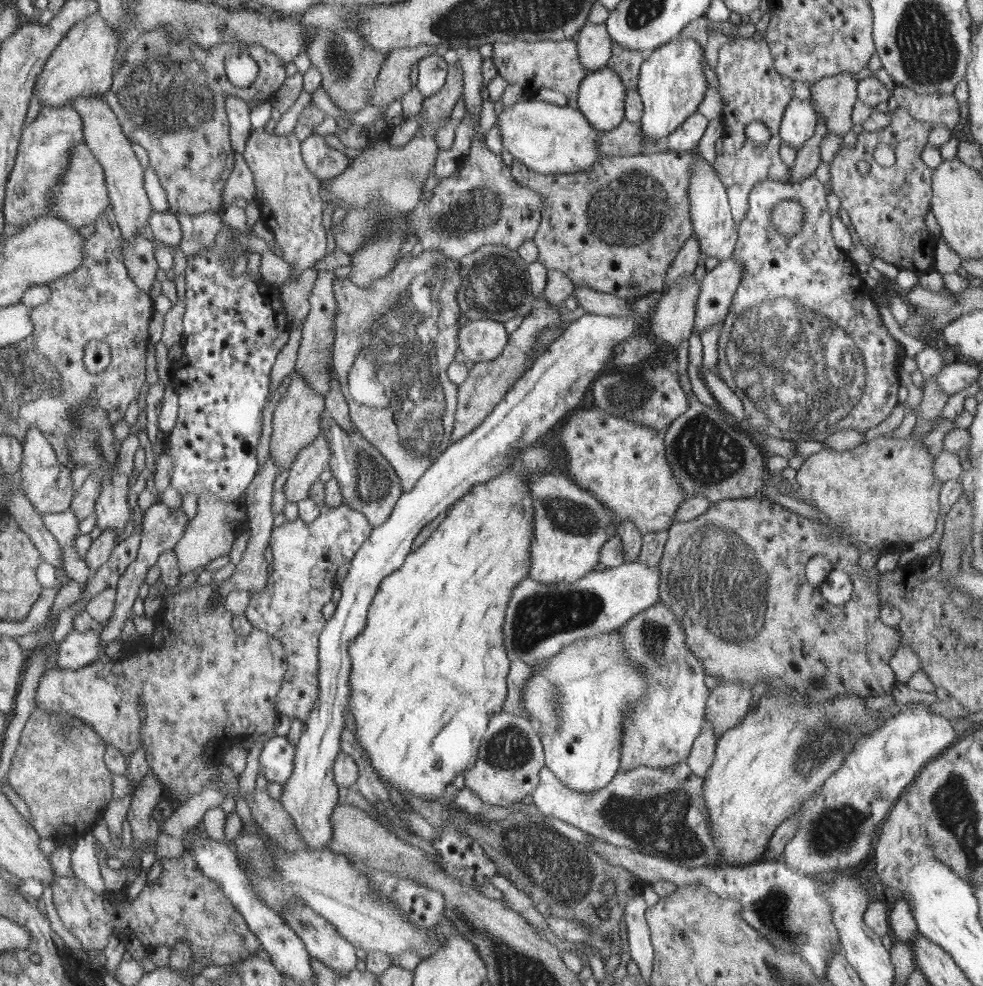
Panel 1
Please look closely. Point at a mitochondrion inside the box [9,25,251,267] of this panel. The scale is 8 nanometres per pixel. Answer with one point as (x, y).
(162, 94)

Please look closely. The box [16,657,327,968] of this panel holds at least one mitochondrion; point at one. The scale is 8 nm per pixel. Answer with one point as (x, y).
(62, 730)

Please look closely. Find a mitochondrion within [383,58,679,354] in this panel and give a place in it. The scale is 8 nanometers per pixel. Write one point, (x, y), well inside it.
(627, 211)

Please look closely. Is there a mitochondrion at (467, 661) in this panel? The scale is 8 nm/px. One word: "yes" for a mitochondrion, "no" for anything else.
no

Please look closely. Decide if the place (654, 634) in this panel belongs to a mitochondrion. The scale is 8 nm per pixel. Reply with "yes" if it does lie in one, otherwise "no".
yes

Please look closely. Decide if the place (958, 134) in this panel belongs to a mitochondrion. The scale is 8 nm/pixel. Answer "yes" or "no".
no

